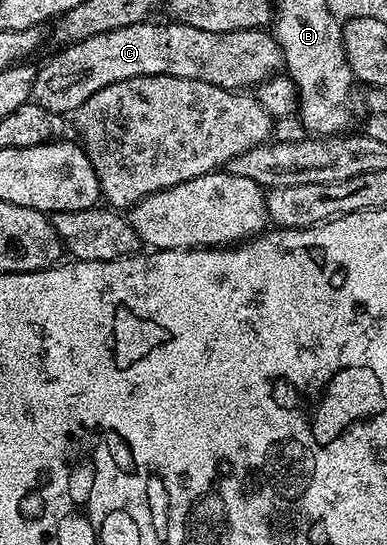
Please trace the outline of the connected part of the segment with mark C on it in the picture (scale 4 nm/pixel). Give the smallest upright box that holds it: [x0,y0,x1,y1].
[33,20,283,116]

